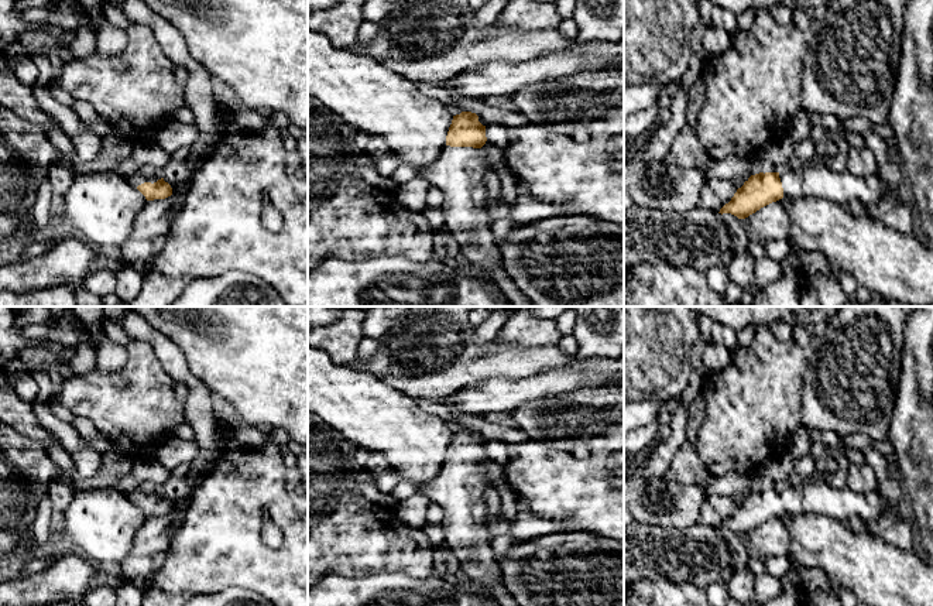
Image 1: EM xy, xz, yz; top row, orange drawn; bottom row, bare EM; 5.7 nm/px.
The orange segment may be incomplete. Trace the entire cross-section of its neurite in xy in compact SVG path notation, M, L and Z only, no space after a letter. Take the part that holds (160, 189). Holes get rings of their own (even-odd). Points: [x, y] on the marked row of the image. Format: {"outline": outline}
{"outline": "M140 170L127 174L126 178L147 201L165 199L172 195L172 188L164 181L161 172Z"}

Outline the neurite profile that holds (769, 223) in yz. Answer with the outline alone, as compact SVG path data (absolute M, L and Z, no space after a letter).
M772 202L748 216L754 237L765 244L766 242L789 240L790 219L786 208Z

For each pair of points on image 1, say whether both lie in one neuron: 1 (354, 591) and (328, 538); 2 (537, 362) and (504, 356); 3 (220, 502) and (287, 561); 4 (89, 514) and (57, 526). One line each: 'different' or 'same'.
1: different
2: same
3: same
4: different

